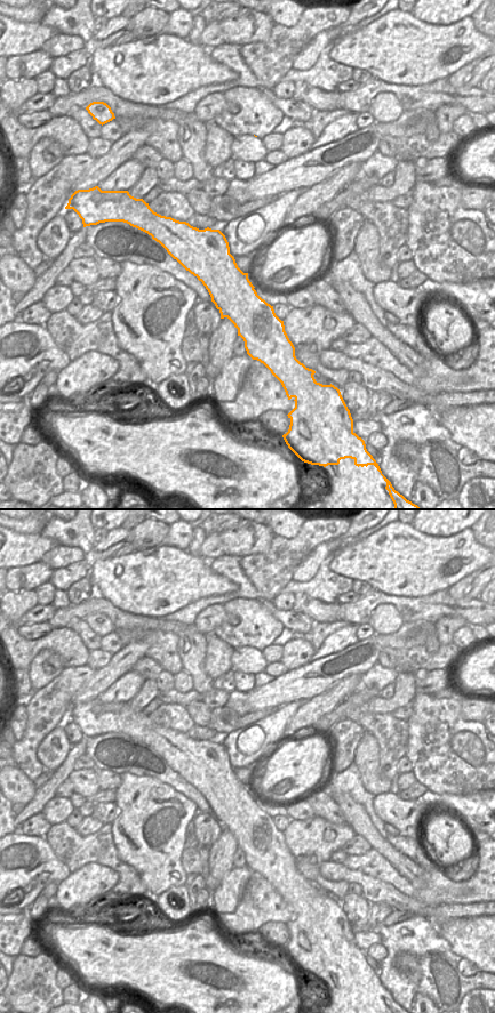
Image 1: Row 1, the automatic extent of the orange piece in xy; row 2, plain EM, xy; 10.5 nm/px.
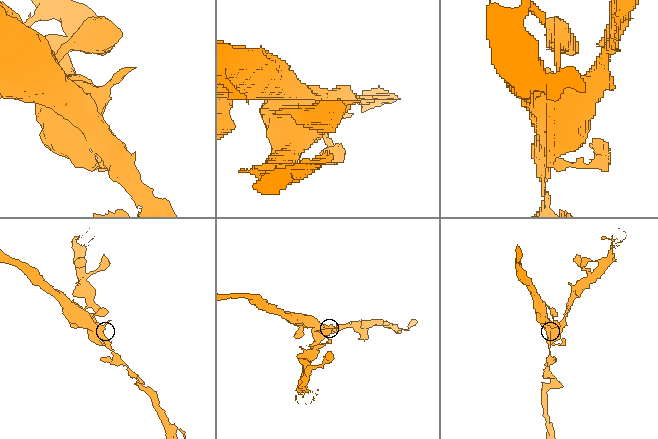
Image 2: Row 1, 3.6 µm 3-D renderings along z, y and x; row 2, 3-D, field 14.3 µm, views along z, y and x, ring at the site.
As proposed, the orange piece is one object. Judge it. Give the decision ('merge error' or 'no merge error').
merge error

